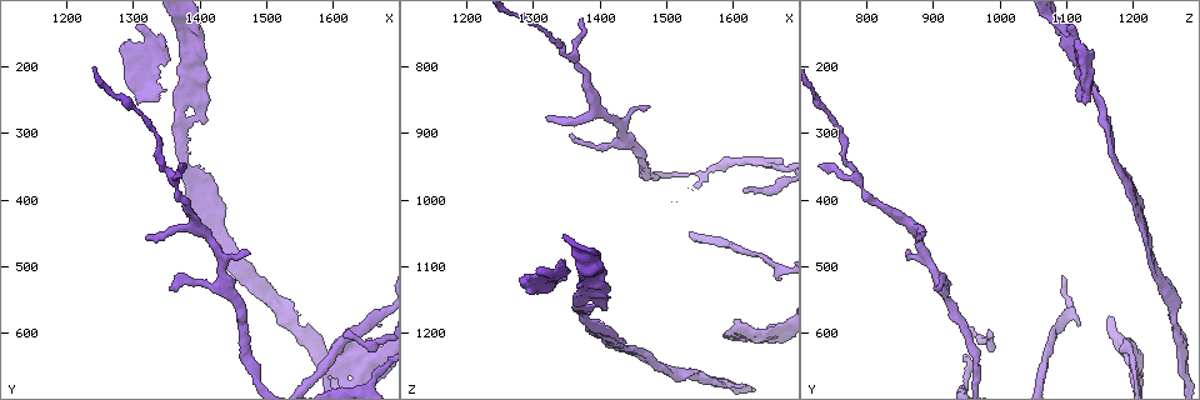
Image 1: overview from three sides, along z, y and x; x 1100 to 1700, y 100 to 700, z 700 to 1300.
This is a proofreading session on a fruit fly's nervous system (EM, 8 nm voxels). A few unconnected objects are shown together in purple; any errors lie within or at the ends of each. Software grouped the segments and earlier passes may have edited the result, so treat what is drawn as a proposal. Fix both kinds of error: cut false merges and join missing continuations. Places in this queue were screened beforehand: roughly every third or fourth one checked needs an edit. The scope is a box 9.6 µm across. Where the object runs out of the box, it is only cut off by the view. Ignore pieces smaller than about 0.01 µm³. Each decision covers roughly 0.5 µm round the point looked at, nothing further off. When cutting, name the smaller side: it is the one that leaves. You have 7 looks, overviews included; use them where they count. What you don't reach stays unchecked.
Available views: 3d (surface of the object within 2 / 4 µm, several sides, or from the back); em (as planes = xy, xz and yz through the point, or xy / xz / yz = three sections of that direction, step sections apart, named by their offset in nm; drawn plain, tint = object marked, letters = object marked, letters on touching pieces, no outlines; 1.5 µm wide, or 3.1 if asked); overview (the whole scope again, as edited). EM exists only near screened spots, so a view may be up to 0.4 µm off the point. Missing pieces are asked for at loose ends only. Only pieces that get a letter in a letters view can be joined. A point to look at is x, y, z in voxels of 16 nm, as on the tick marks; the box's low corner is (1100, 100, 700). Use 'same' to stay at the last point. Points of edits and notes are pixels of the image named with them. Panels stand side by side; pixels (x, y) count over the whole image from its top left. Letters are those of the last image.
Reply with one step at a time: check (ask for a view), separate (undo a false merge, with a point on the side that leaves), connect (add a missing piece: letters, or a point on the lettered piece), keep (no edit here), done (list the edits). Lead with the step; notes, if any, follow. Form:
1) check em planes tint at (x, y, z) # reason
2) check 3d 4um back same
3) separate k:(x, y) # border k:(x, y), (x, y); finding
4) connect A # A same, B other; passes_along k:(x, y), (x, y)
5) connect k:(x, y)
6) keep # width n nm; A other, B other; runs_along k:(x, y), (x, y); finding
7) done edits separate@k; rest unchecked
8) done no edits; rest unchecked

check 3d 4um at (1475, 485, 865) # tapers out

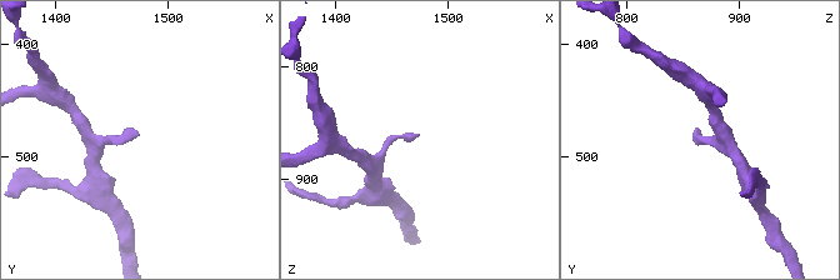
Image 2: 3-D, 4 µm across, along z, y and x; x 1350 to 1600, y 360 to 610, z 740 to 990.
check em yz step 4 tint at (1472, 480, 860)

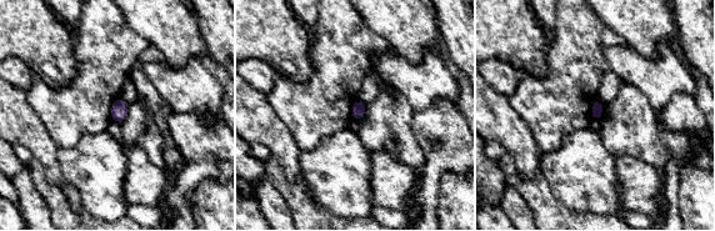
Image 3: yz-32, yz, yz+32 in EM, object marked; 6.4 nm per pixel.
check em planes letters same # cut it another way

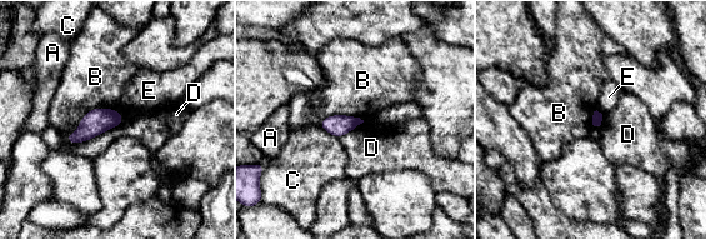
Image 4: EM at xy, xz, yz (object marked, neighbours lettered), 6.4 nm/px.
keep # A other, B other, C other, D other, E other; border 4:(124, 119), (91, 109), (64, 138); none of them fits

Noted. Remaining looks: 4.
check em planes plain at (1320, 455, 875) # tapers out

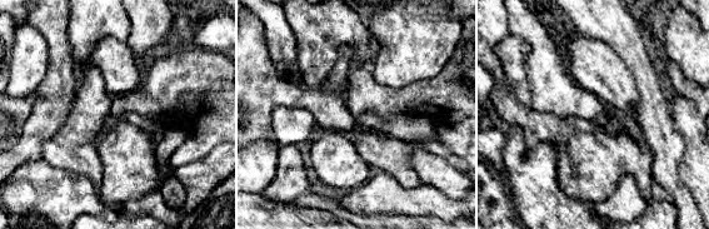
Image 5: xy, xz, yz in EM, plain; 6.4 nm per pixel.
check em planes letters same

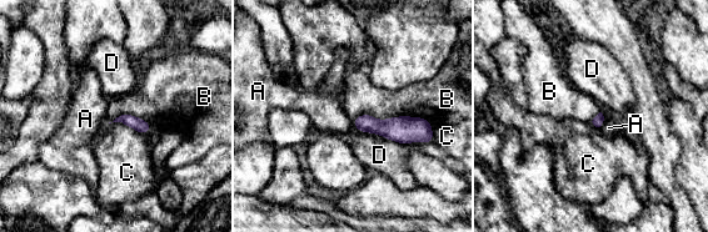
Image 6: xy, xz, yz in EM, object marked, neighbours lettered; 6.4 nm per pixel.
keep # A other, B other, C other, D other; border 6:(352, 120), (419, 116), (432, 122); no lettered piece goes on from it

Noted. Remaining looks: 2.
check em xz step 8 tint at (1375, 350, 1175) # three arms meet

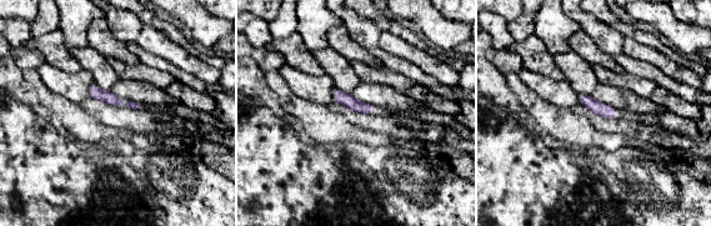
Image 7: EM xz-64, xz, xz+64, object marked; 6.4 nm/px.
check em planes letters same # another direction

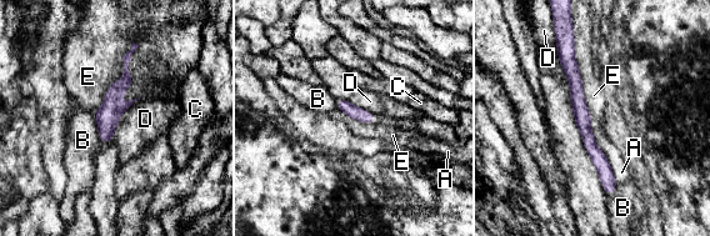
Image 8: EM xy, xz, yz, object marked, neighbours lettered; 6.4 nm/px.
keep # longest_contact E 550 nm; A other, B other, C other, D other, E other; runs_along 8:(571, 78), (588, 140), (610, 191); continuous, no second neuron

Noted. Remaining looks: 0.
done no edits; rest unchecked

